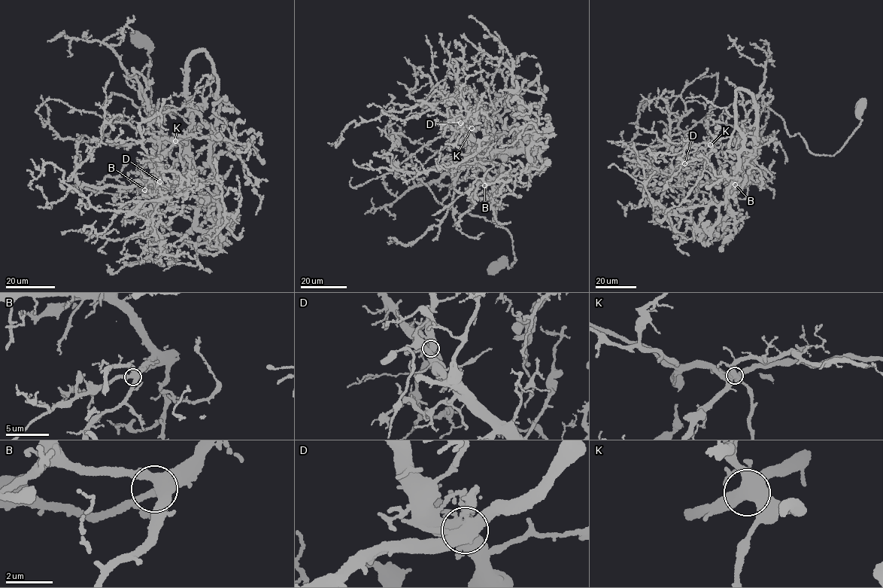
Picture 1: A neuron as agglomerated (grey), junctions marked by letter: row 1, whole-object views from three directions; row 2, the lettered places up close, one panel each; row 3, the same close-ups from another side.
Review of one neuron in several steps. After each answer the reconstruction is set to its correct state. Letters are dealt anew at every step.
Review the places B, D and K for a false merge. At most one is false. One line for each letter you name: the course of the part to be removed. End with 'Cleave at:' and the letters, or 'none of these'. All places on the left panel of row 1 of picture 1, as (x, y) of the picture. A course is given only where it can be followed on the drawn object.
D: course (159, 181), (173, 142), (103, 108), (111, 92), (156, 112), (147, 44), (132, 31)
Cleave at: D

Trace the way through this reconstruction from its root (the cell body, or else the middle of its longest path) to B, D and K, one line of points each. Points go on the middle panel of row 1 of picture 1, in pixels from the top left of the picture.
B: (494, 266), (517, 260), (510, 233), (444, 206), (417, 173), (462, 143), (496, 203), (494, 182), (484, 185)
D: (494, 266), (517, 260), (510, 233), (444, 206), (417, 178), (426, 160), (465, 138), (470, 129), (460, 123)
K: (494, 266), (511, 268), (517, 260), (510, 233), (444, 206), (417, 175), (471, 128)

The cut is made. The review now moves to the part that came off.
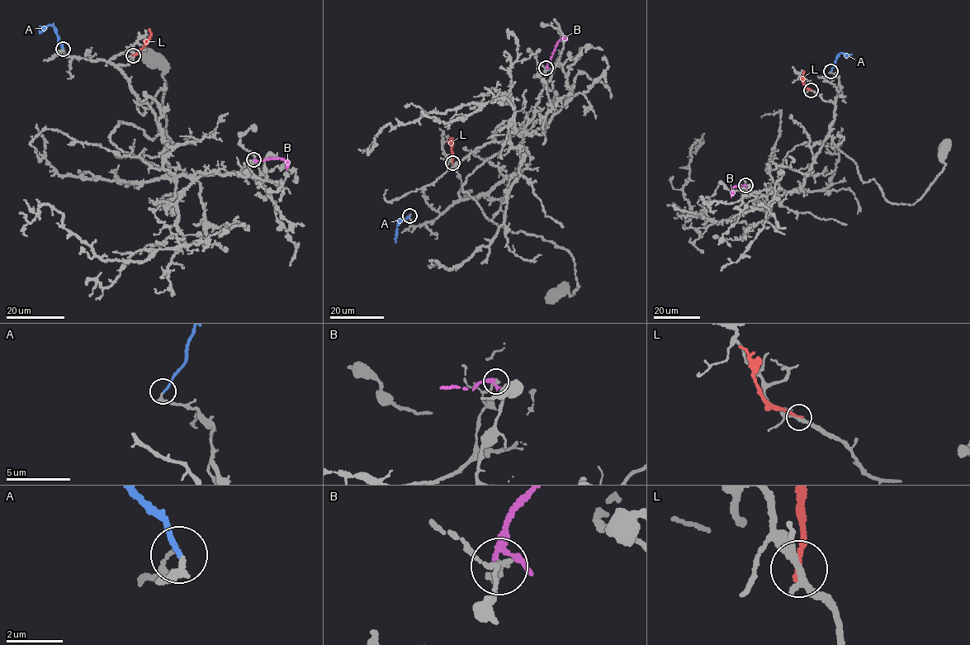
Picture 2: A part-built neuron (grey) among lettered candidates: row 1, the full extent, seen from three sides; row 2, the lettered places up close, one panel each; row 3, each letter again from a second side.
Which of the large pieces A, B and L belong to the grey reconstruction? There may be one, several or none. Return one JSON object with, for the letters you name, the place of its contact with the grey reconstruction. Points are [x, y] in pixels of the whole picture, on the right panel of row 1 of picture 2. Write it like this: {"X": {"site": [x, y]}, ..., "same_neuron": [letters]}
{"A": {"site": [830, 71]}, "same_neuron": ["A"]}

